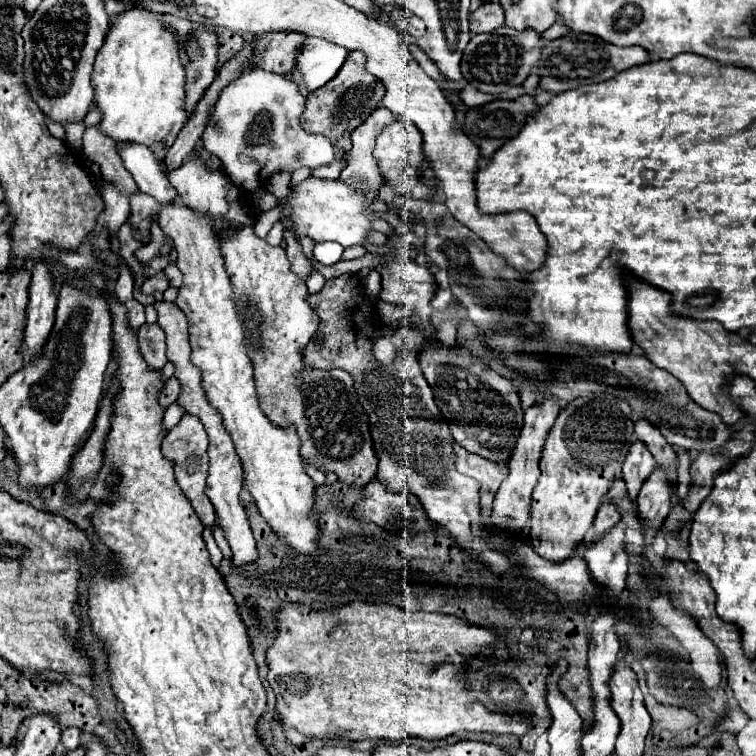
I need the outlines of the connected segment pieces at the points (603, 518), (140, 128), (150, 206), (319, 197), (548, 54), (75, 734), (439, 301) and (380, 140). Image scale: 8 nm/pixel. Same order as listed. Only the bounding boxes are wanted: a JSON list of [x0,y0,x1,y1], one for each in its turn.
[[591,502,621,540],[91,8,189,160],[131,190,161,242],[283,176,381,246],[535,32,651,92],[61,728,81,750],[431,288,454,310],[373,120,435,198]]

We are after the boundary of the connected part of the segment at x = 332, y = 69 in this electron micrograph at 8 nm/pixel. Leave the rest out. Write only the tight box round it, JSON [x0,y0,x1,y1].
[297,38,347,92]

